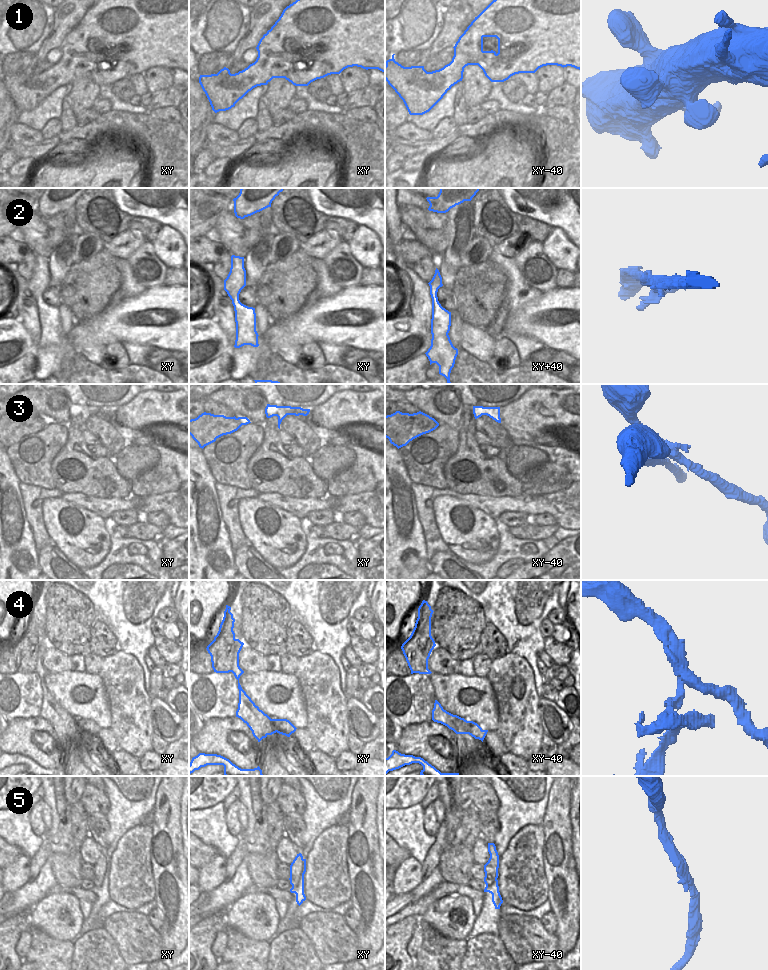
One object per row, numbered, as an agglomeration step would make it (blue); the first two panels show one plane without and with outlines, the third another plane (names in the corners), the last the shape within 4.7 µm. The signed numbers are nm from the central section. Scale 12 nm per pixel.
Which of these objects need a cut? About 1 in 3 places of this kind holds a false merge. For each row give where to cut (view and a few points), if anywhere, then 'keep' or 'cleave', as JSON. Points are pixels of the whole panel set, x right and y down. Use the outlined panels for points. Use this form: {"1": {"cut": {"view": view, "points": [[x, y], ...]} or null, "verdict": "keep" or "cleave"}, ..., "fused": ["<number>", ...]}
{"1": {"cut": null, "verdict": "keep"}, "2": {"cut": null, "verdict": "keep"}, "3": {"cut": {"view": "xy", "points": [[237, 418], [242, 424]]}, "verdict": "cleave"}, "4": {"cut": {"view": "xy", "points": [[239, 650], [234, 654], [234, 670], [232, 672]]}, "verdict": "cleave"}, "5": {"cut": null, "verdict": "keep"}, "fused": ["3", "4"]}

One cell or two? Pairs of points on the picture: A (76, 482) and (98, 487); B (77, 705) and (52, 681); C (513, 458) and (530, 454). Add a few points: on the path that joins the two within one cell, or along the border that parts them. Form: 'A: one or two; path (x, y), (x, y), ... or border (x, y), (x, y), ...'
A: one; path (81, 482), (93, 482)
B: one; path (71, 699), (58, 686)
C: one; path (517, 458), (526, 457)

